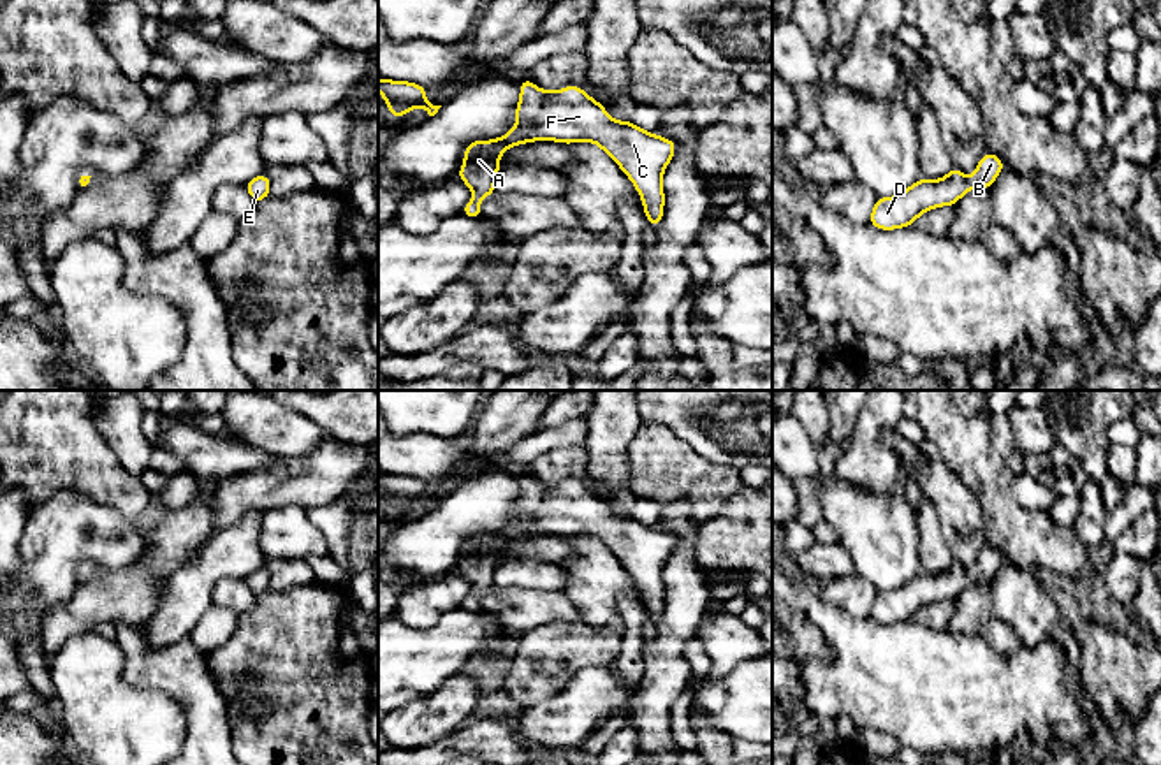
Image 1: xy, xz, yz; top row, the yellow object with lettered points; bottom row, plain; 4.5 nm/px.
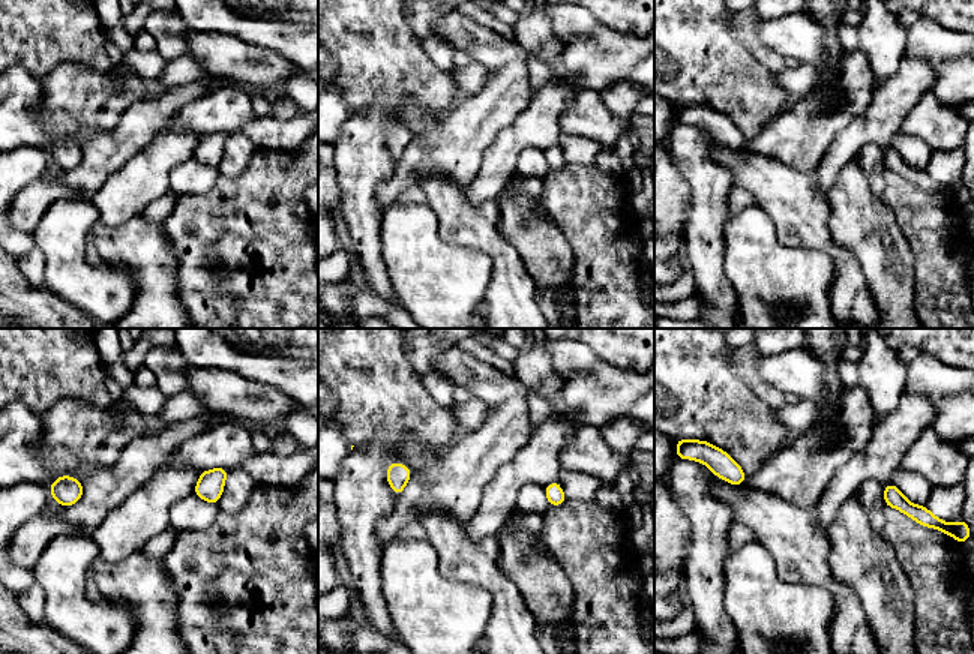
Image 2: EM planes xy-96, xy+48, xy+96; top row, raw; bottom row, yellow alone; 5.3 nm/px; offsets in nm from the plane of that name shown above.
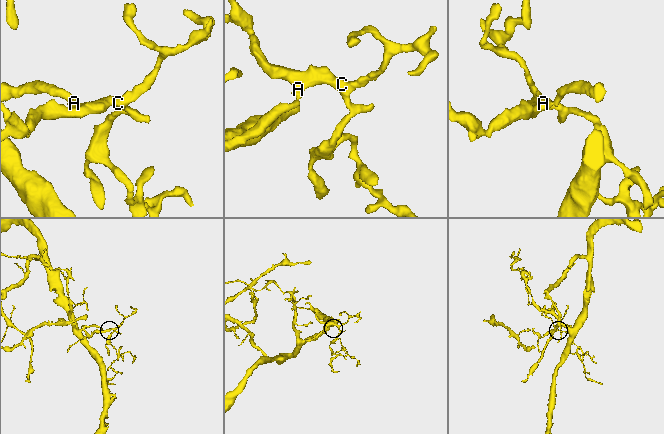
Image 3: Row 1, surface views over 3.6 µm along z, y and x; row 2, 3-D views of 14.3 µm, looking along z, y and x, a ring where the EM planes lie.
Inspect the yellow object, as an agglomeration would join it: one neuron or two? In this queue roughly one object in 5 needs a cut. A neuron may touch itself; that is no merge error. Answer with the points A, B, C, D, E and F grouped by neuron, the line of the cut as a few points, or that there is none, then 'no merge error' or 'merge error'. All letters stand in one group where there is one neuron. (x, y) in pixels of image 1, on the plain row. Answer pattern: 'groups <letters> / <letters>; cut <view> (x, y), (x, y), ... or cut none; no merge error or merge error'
groups A B C D E F; cut none; no merge error

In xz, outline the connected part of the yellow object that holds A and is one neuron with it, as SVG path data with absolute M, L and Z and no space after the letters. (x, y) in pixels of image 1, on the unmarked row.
M529 473L521 475L521 492L515 503L517 519L503 531L494 535L473 535L466 540L464 561L457 565L473 586L473 593L463 601L468 612L480 612L480 593L494 587L496 568L501 563L498 552L507 542L529 535L559 535L572 538L589 535L598 538L632 573L644 596L644 607L653 621L661 617L665 587L661 570L675 547L675 536L651 526L646 526L628 515L616 515L609 510L598 494L593 494L579 480L565 480L559 485L545 485L537 482Z

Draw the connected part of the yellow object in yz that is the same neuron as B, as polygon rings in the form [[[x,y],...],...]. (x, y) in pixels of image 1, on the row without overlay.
[[[987,545],[973,572],[957,561],[938,575],[922,572],[895,591],[878,591],[869,617],[881,624],[911,621],[922,607],[939,600],[953,600],[973,580],[989,584],[1003,563],[1003,554]]]

